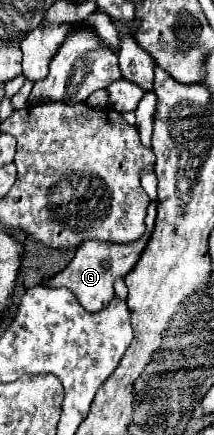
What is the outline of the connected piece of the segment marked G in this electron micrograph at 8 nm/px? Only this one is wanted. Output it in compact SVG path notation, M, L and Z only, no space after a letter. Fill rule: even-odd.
M150 204L148 208L148 216L146 216L146 232L142 238L138 238L136 242L130 242L130 246L114 246L112 242L84 242L78 250L76 250L76 256L74 260L64 268L60 270L58 274L54 274L50 280L44 282L44 286L50 286L50 288L68 288L74 292L74 296L78 298L78 302L88 310L88 312L98 312L102 310L112 298L114 298L114 280L118 278L124 278L138 262L142 250L146 248L148 244L148 238L152 236L152 230L154 230L154 218L156 218L156 206Z

